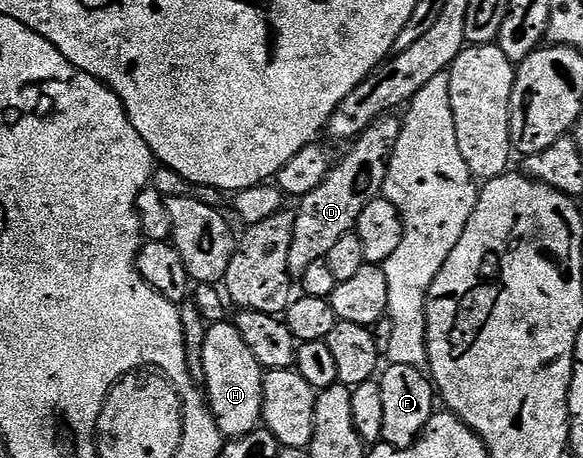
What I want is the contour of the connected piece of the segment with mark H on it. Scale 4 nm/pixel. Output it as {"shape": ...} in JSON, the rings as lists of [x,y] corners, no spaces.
{"shape":[[[231,321],[213,322],[204,330],[203,389],[206,391],[208,406],[214,420],[225,439],[231,440],[246,436],[261,425],[262,388],[264,387],[264,367],[254,360],[254,352],[246,344],[240,329]]]}

